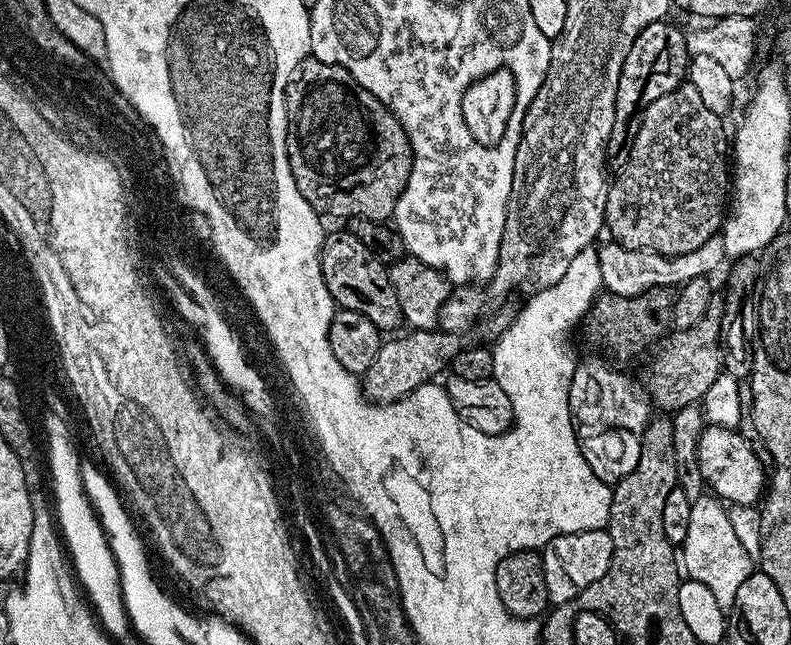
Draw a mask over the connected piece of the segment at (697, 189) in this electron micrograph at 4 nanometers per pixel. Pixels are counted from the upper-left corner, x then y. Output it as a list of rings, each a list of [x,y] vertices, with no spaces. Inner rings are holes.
[[[687,82],[678,85],[674,90],[670,90],[670,94],[662,94],[662,98],[658,98],[658,102],[650,102],[650,106],[645,110],[640,123],[640,132],[634,138],[634,146],[630,150],[630,158],[626,162],[626,166],[618,169],[614,179],[608,185],[604,219],[607,231],[612,231],[611,239],[615,243],[634,250],[657,252],[663,256],[681,256],[698,250],[698,246],[702,246],[711,236],[715,236],[721,231],[722,221],[726,216],[726,193],[730,188],[730,136],[729,133],[728,136],[724,133],[724,123],[722,117],[714,114],[714,110],[709,110],[704,105],[701,96],[698,95],[698,90],[694,90],[694,86]]]

